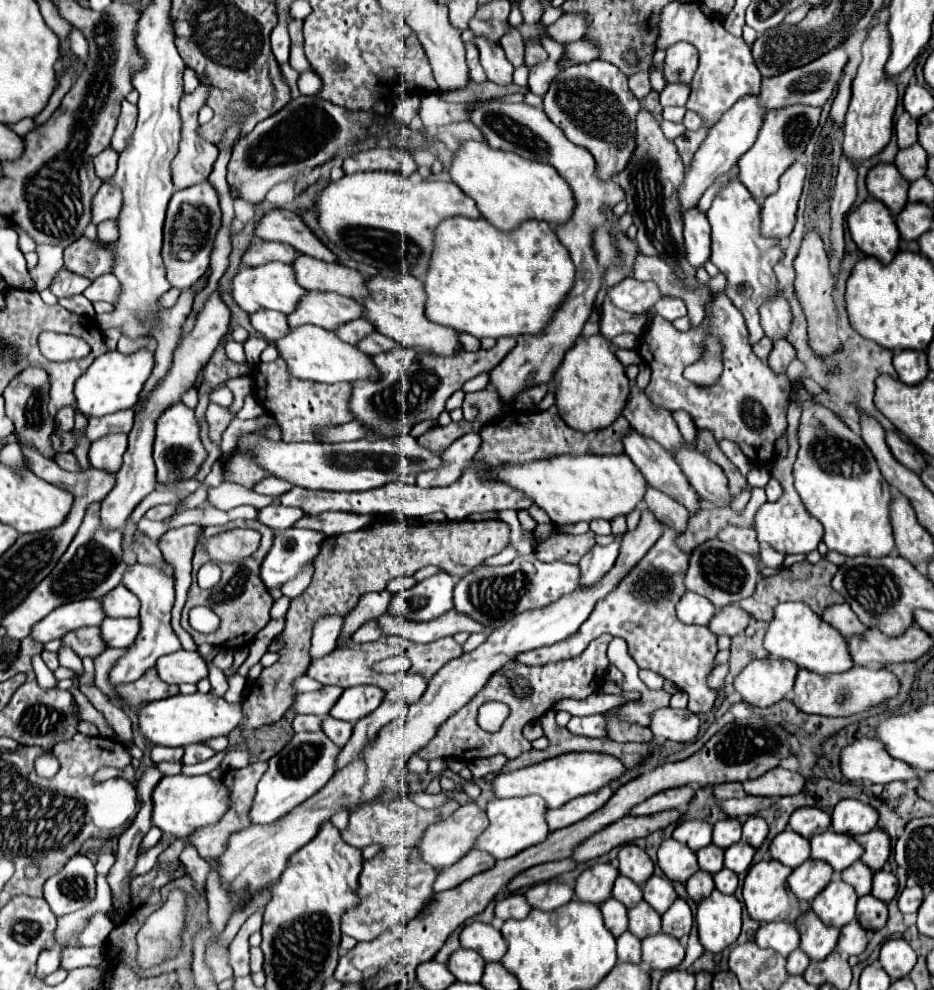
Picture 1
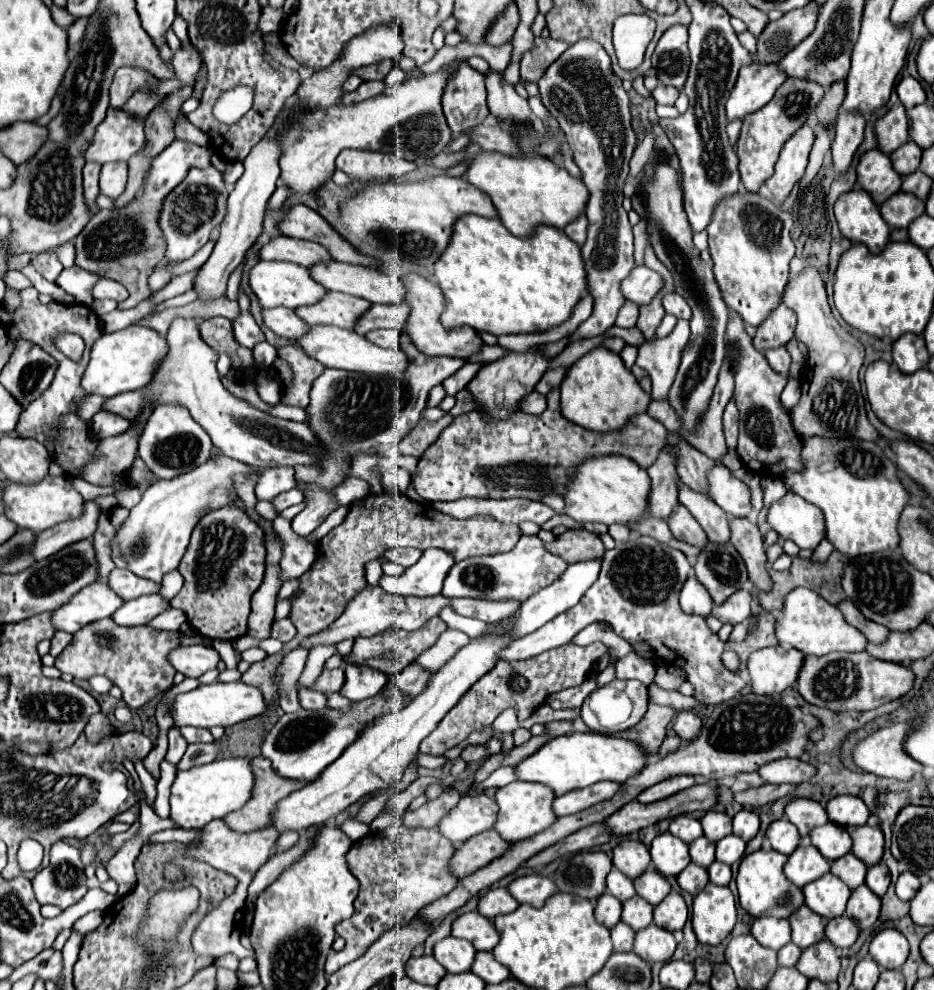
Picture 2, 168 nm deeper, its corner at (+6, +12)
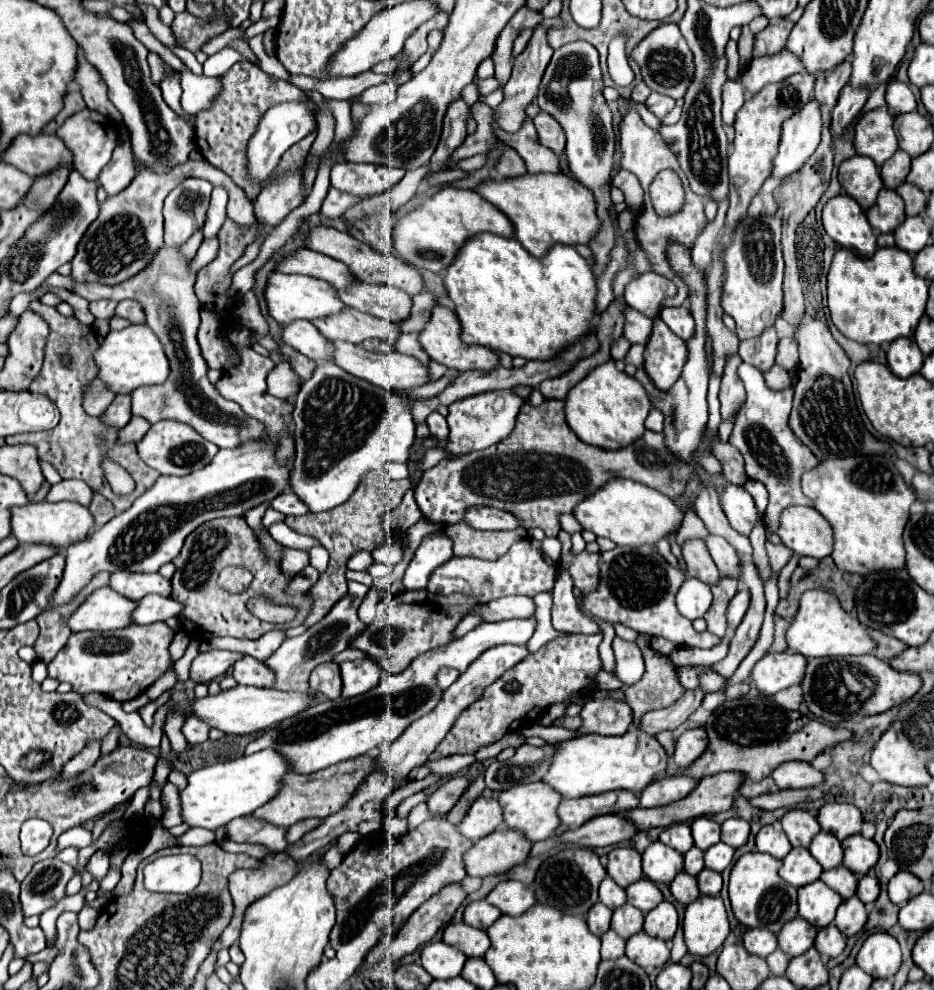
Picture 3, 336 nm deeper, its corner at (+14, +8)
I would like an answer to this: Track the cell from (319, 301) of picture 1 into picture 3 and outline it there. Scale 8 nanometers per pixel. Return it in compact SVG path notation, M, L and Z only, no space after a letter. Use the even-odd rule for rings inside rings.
M342 309L336 315L326 315L320 319L314 319L312 325L326 337L326 339L342 339L350 343L362 343L364 339L378 337L388 341L392 347L396 345L396 337L400 337L400 331L394 323L378 319L374 315L362 313L358 309Z

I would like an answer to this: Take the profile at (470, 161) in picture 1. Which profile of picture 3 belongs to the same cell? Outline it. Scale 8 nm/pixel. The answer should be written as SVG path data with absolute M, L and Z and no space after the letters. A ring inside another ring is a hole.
M524 173L510 179L486 179L476 187L486 201L498 207L514 225L514 237L522 243L526 251L536 257L542 257L546 249L554 243L582 243L586 245L592 239L592 233L600 227L596 217L596 203L592 193L580 185L576 179L564 173Z

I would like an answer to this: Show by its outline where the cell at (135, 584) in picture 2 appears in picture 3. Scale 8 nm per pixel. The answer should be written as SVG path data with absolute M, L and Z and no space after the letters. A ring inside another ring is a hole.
M116 571L110 575L110 587L132 599L138 601L144 595L158 593L162 597L168 597L172 587L170 581L164 579L160 573L128 573L128 571Z

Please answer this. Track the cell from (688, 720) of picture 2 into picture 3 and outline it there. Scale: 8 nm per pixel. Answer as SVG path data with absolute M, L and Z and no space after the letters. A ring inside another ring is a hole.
M688 729L684 731L678 741L676 741L676 749L674 749L674 763L678 767L690 765L696 757L700 757L700 753L706 749L708 739L704 729Z

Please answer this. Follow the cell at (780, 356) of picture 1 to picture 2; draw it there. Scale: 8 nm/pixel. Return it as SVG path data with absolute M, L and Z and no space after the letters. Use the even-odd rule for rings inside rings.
M778 347L778 349L770 349L764 353L770 367L780 373L780 375L786 375L788 377L788 371L790 371L790 355L786 351L786 347Z

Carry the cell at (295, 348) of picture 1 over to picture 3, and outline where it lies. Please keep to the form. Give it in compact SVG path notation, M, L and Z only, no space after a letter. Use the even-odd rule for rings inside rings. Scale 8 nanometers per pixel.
M330 341L334 351L330 361L334 361L338 367L342 367L344 371L348 371L354 377L360 377L372 385L384 387L384 389L414 389L420 387L424 383L428 383L428 369L424 369L414 357L402 355L402 353L374 353L374 351L366 351L360 345L354 343L346 343L346 341Z

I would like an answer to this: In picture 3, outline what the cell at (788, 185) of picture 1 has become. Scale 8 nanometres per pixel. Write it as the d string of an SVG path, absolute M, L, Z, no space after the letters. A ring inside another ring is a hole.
M810 99L810 103L804 105L800 113L792 115L792 119L784 121L782 125L782 139L778 155L774 159L772 177L782 181L788 175L800 171L820 143L820 129L820 105L816 105L816 101Z

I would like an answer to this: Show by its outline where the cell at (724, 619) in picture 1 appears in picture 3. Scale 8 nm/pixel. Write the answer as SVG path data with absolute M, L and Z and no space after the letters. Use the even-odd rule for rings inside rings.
M740 587L740 591L734 595L734 599L730 601L728 611L726 611L726 619L728 619L730 629L736 629L740 625L748 605L750 605L750 593L746 587Z

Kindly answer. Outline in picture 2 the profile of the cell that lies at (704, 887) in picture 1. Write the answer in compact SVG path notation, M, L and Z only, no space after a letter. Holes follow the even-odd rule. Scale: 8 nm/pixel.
M690 863L680 875L678 875L678 885L690 893L690 895L698 895L700 889L704 889L704 885L708 883L708 873L704 867Z

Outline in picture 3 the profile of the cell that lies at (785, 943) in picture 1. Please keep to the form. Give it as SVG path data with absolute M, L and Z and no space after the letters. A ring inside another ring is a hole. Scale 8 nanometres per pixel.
M748 929L744 933L744 947L758 957L766 957L778 947L776 935L768 929Z

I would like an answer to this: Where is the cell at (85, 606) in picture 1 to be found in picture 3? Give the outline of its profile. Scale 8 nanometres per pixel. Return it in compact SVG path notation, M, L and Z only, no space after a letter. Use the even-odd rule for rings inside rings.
M100 587L96 593L88 595L84 603L68 617L70 631L108 631L122 629L130 625L132 607L136 607L130 599L118 595L110 587Z

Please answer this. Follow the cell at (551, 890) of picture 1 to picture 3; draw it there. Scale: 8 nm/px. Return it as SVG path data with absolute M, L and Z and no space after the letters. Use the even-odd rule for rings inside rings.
M500 881L486 899L506 915L522 915L536 903L536 893L522 881Z

